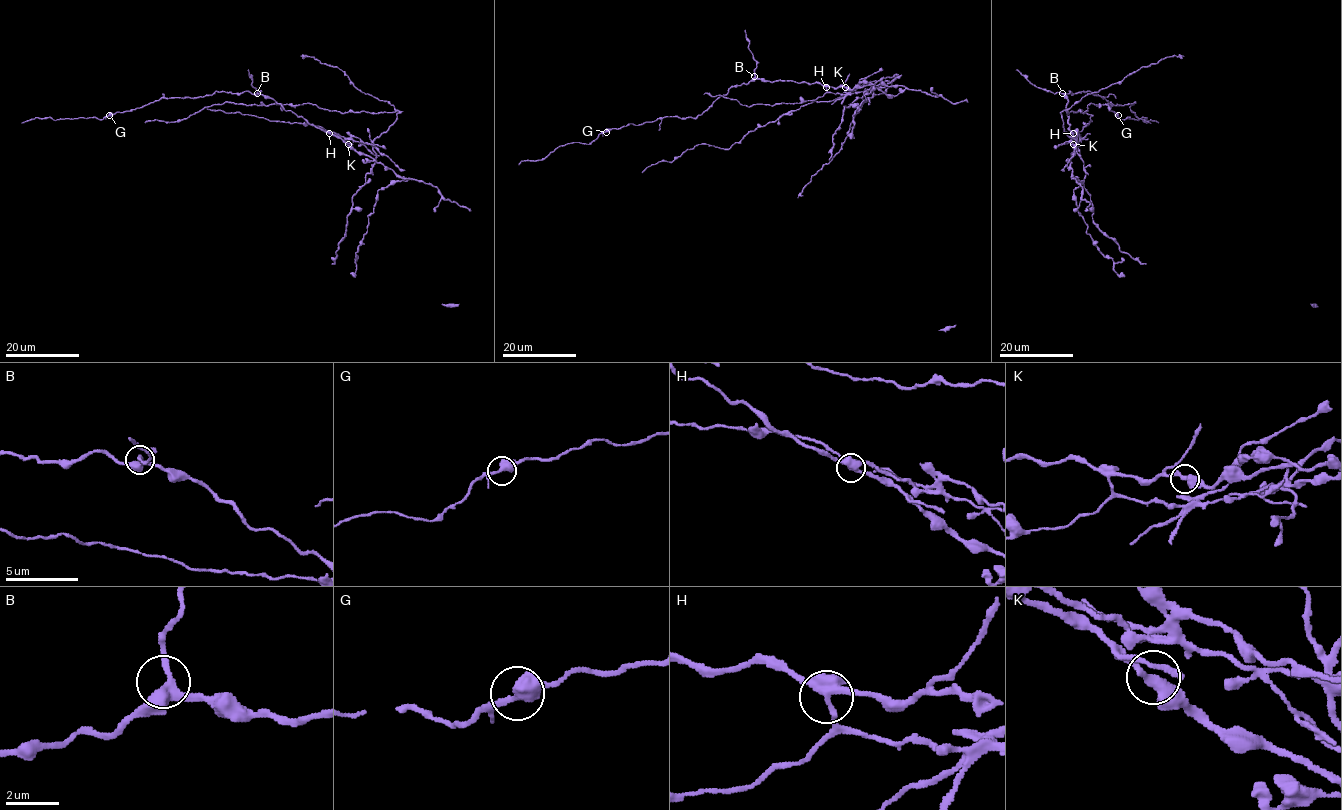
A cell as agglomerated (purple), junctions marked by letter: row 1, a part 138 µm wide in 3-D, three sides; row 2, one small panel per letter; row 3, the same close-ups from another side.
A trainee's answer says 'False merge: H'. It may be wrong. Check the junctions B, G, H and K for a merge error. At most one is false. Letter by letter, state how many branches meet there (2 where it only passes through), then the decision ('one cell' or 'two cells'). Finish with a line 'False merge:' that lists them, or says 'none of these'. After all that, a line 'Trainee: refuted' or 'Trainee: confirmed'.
B: branches 3; one cell
G: branches 2; one cell
H: branches 3; two cells
K: branches 2; one cell
False merge: H
Trainee: confirmed

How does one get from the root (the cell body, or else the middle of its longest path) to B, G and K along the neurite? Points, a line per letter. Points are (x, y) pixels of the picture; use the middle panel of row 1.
B: (849, 94), (831, 93), (817, 83), (771, 82), (754, 76)
G: (849, 94), (831, 93), (817, 83), (751, 79), (747, 84), (733, 86), (695, 118), (663, 117), (606, 132)
K: (849, 94), (834, 94), (826, 87), (845, 87)

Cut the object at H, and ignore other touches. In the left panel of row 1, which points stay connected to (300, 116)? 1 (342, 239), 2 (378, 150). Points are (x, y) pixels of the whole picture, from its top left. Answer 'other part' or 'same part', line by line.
1: other part
2: other part

